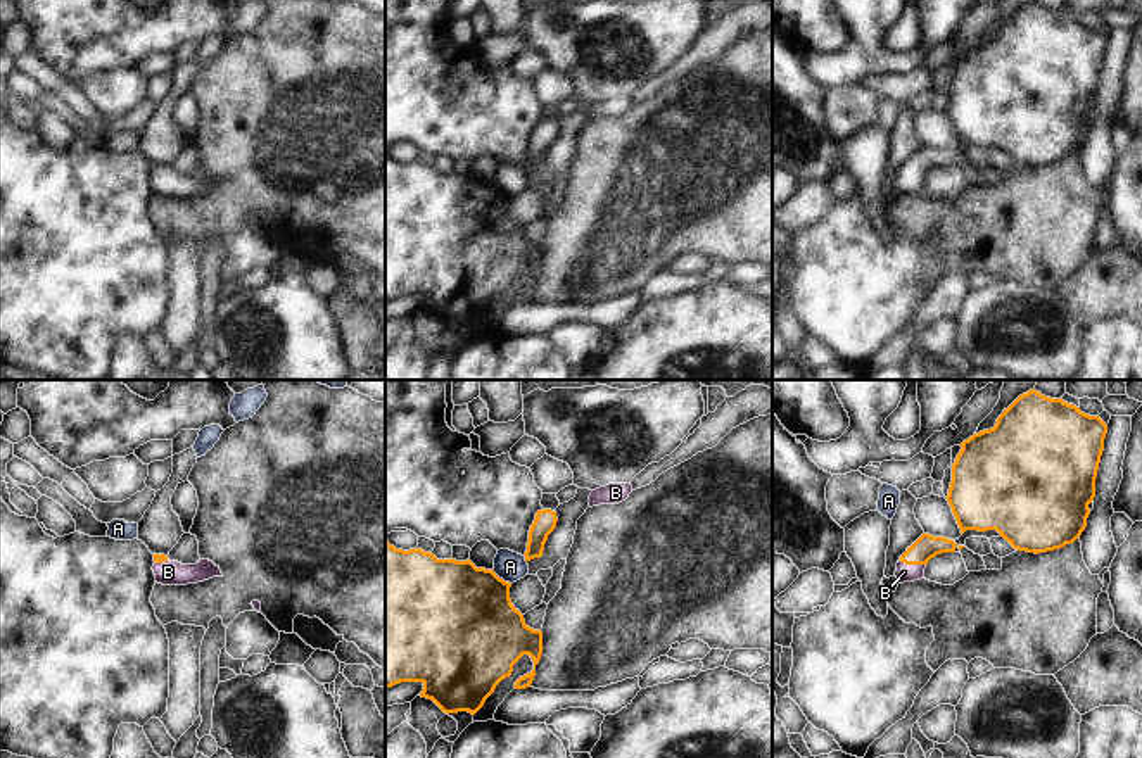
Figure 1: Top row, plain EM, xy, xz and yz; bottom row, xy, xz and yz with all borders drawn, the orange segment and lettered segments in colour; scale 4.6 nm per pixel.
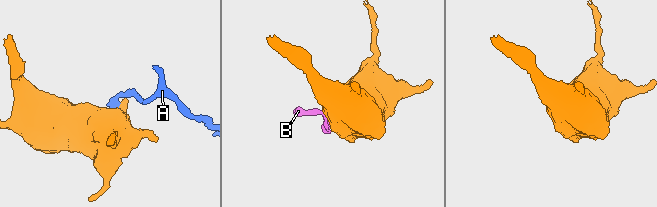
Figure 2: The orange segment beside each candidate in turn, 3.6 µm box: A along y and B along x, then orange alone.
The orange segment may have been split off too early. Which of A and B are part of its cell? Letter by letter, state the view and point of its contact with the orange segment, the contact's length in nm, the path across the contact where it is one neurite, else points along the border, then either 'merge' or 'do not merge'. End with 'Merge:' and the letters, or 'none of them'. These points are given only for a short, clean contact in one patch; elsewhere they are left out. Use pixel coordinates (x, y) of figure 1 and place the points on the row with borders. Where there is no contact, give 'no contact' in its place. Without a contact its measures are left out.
A: xz (501, 579) | 120 nm | along xz (493, 568), (510, 584) | do not merge
B: yz (913, 563) | 120 nm | across yz (926, 546), (913, 563), (904, 572) | merge
Merge: B

